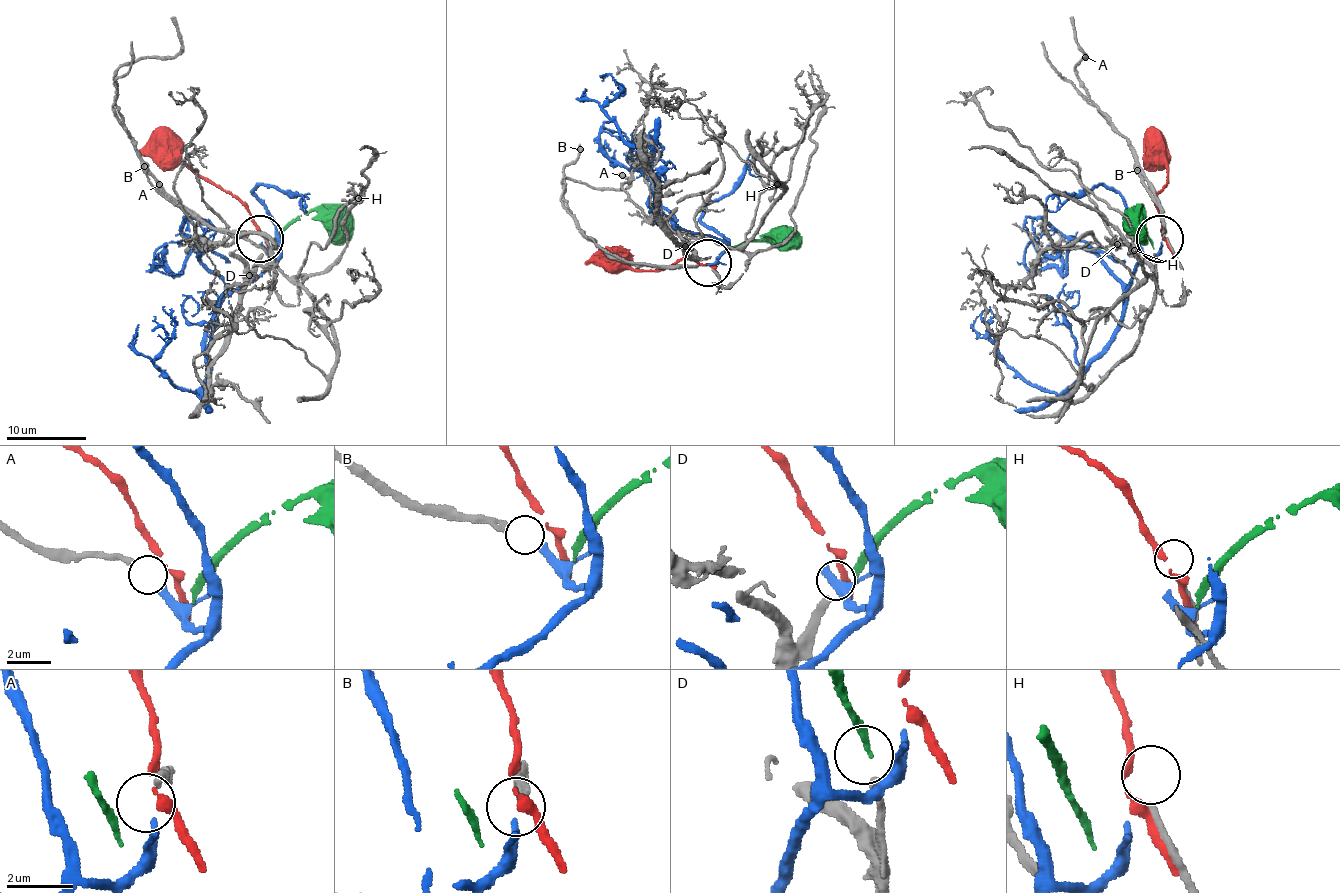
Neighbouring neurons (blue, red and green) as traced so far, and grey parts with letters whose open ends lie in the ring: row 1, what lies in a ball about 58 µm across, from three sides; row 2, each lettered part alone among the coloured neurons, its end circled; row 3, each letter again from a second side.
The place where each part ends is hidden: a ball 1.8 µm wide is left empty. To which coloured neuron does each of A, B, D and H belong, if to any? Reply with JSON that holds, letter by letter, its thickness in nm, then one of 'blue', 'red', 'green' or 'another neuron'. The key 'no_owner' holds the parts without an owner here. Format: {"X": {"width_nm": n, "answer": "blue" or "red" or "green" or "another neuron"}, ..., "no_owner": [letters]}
{"A": {"width_nm": 240, "answer": "another neuron"}, "B": {"width_nm": 260, "answer": "blue"}, "D": {"width_nm": 260, "answer": "another neuron"}, "H": {"width_nm": 220, "answer": "another neuron"}, "no_owner": ["A", "D", "H"]}

